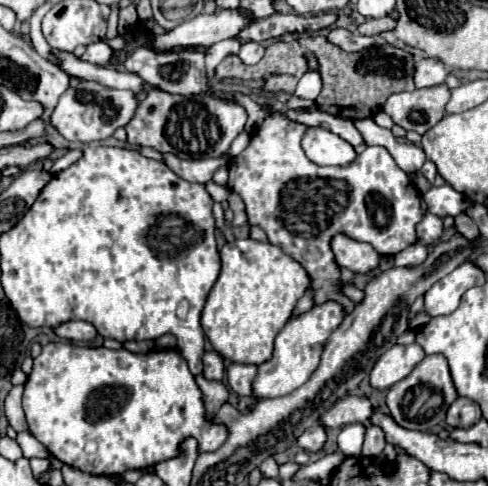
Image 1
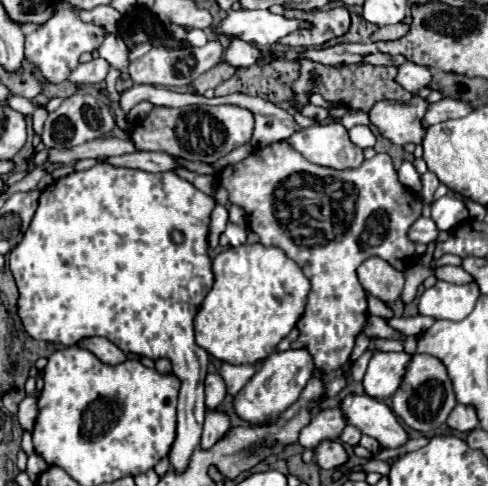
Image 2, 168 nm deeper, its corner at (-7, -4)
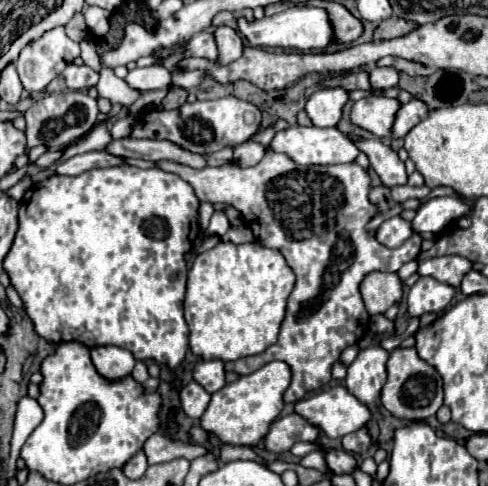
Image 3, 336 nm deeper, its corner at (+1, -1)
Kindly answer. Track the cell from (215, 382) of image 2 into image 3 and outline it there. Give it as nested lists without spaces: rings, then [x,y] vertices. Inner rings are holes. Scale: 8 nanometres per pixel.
[[[188,383],[180,389],[180,407],[190,419],[198,419],[210,403],[210,393],[206,393],[198,383]]]

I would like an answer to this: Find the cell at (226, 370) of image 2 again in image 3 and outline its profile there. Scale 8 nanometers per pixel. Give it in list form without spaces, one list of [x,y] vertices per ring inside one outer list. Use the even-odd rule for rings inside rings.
[[[200,361],[200,363],[196,363],[196,367],[192,371],[192,377],[208,393],[216,393],[226,385],[224,363],[222,361]]]

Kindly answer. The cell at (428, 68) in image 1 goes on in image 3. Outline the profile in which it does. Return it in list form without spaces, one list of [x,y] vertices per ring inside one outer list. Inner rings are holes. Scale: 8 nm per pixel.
[[[374,67],[370,69],[372,89],[388,89],[398,85],[398,71],[392,67]]]

